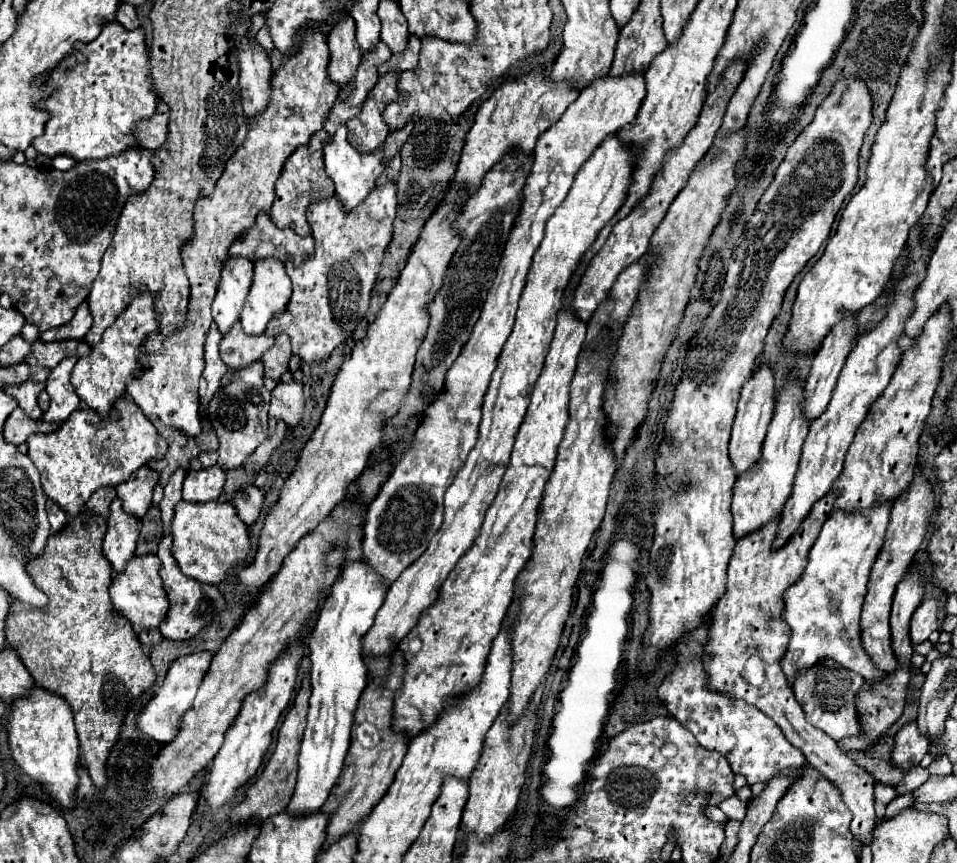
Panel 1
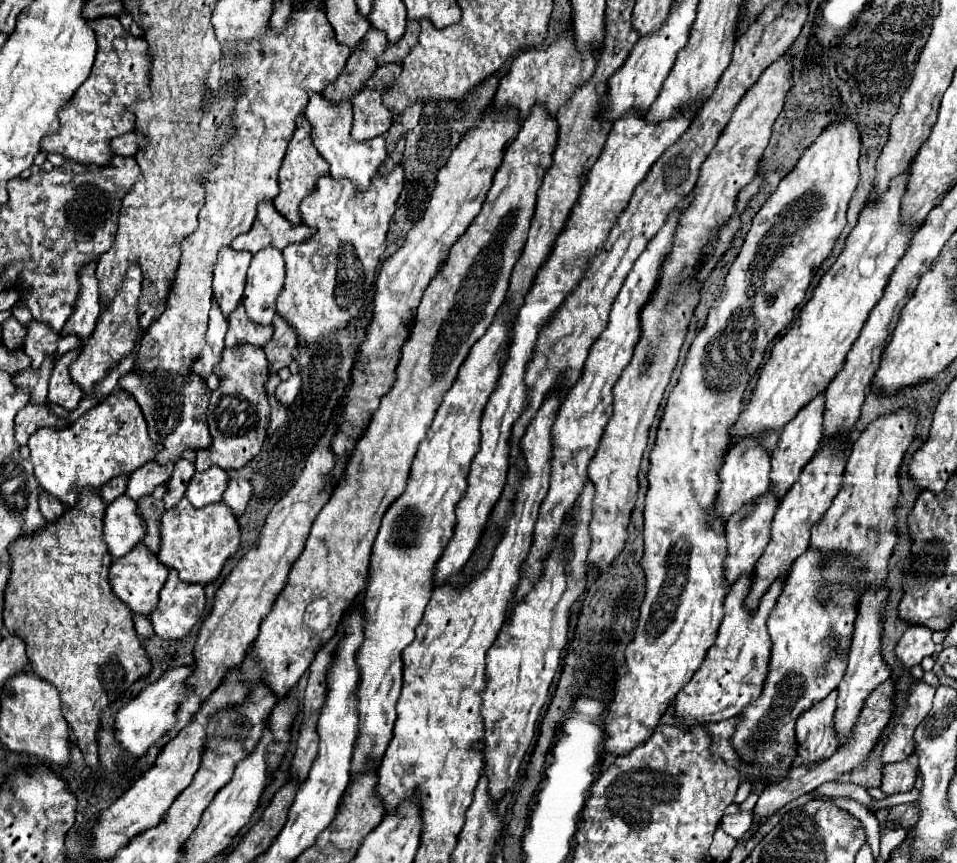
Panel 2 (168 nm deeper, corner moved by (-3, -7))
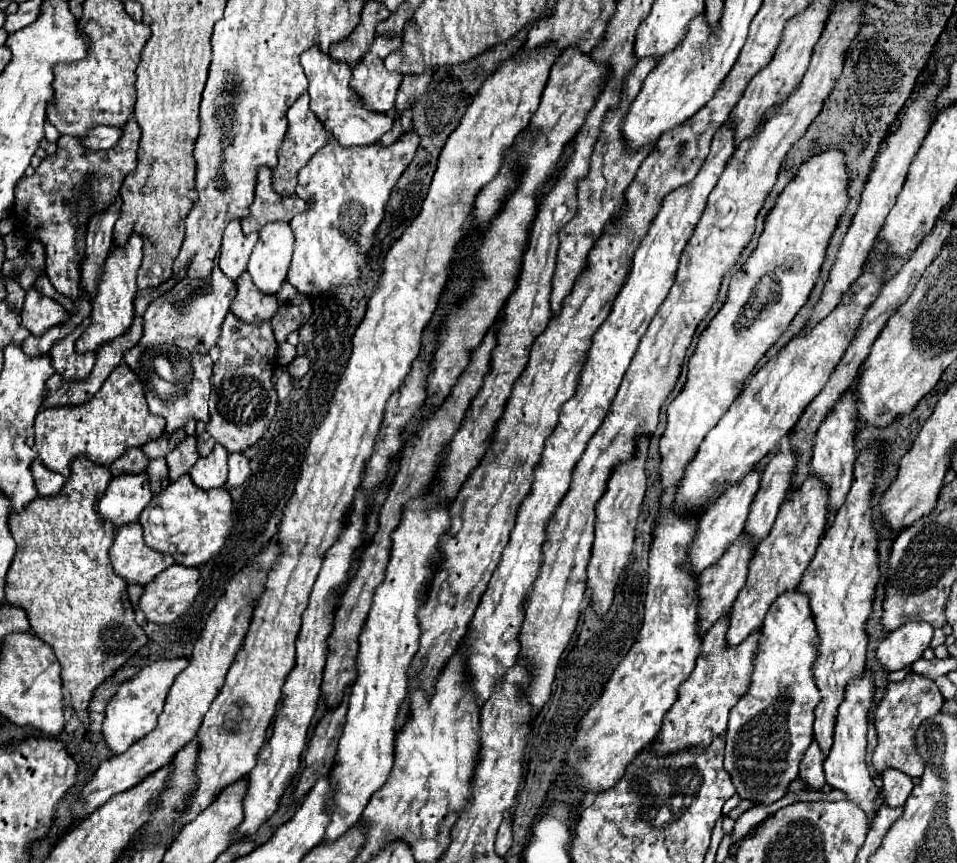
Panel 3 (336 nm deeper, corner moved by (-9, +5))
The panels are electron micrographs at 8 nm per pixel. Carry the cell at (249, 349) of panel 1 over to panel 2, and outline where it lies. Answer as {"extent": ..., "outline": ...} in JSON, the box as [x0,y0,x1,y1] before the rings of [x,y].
{"extent":[226,303,274,347],"outline":[[[238,303],[234,313],[230,313],[228,321],[230,321],[230,325],[228,325],[228,333],[226,333],[226,347],[236,347],[236,345],[244,345],[244,343],[264,347],[268,343],[268,339],[272,339],[274,327],[258,325],[254,321],[250,321],[242,303]]]}

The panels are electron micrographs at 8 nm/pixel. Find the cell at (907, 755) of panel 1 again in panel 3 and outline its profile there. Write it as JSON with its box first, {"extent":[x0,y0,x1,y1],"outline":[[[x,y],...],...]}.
{"extent":[882,769,914,807],"outline":[[[886,769],[886,773],[882,773],[882,781],[884,781],[882,791],[886,793],[886,805],[890,807],[904,805],[914,787],[912,777],[906,777],[906,773],[898,769]]]}

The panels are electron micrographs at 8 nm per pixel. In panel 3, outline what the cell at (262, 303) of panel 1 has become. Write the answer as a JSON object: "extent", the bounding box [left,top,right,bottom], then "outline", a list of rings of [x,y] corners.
{"extent":[248,221,294,295],"outline":[[[284,221],[270,223],[260,231],[260,239],[248,261],[248,273],[262,293],[276,295],[282,287],[292,259],[292,245],[294,235]]]}

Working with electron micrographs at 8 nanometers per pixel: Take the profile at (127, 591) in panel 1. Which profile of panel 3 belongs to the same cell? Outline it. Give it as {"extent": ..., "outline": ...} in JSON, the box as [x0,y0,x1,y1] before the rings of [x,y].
{"extent":[110,523,174,585],"outline":[[[138,523],[118,529],[110,547],[110,561],[116,575],[126,579],[130,585],[148,585],[158,573],[174,565],[170,555],[158,553],[146,545]]]}

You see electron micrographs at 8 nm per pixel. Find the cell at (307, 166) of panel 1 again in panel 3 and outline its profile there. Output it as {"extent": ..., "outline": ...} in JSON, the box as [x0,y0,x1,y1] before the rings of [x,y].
{"extent":[274,93,328,197],"outline":[[[302,93],[294,105],[288,109],[288,133],[286,139],[278,151],[278,167],[274,169],[274,189],[280,193],[280,197],[294,195],[298,171],[314,157],[316,151],[320,151],[324,145],[328,145],[328,133],[322,127],[322,123],[316,119],[316,115],[308,107],[308,93]]]}

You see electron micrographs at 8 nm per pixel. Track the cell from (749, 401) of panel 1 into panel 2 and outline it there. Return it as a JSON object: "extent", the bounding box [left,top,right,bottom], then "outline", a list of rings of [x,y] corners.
{"extent":[716,441,770,525],"outline":[[[742,441],[736,447],[732,447],[726,455],[726,461],[722,465],[720,473],[720,489],[716,495],[716,515],[726,525],[726,521],[744,509],[746,505],[756,503],[768,487],[770,487],[770,455],[762,449],[758,441]]]}

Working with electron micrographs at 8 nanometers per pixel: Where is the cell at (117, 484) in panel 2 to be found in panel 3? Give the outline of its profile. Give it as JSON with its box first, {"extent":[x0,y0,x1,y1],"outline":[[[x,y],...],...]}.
{"extent":[110,447,148,477],"outline":[[[134,447],[134,449],[128,449],[118,461],[114,461],[110,465],[110,471],[114,477],[118,477],[118,475],[126,475],[126,473],[134,473],[134,475],[142,473],[146,467],[148,467],[146,455],[142,453],[142,449]]]}

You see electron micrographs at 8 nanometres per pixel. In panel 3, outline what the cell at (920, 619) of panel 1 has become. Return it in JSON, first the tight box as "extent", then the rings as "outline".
{"extent":[876,621,932,671],"outline":[[[908,621],[880,643],[876,657],[888,671],[904,669],[922,657],[924,649],[930,647],[932,635],[932,625],[926,625],[924,621]]]}

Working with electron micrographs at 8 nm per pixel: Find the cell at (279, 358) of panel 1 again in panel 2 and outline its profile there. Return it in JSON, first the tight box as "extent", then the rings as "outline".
{"extent":[264,313,298,373],"outline":[[[278,313],[272,321],[274,325],[274,335],[272,339],[264,345],[268,363],[270,363],[270,373],[276,373],[282,367],[288,367],[290,361],[294,359],[296,347],[298,347],[298,335],[292,329],[288,321],[284,321]]]}

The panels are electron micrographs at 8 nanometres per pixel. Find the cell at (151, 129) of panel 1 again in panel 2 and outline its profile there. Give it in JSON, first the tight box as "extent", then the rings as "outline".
{"extent":[110,131,146,155],"outline":[[[130,131],[120,137],[114,137],[114,141],[110,141],[110,149],[114,155],[136,155],[140,145],[144,143],[146,139],[138,131]]]}

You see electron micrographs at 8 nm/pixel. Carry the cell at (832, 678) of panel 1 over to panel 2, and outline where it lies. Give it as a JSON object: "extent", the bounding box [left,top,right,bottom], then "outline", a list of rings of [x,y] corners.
{"extent":[796,691,838,765],"outline":[[[832,691],[824,701],[816,703],[812,709],[804,711],[804,715],[798,719],[796,741],[802,765],[824,761],[832,757],[834,751],[838,749],[838,741],[832,727],[834,709],[836,709],[836,691]]]}

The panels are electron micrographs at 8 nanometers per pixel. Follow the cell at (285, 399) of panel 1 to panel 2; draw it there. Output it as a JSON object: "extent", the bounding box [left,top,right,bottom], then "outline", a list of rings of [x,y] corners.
{"extent":[276,375,300,405],"outline":[[[290,375],[290,379],[282,381],[276,389],[276,399],[282,403],[282,405],[292,405],[294,397],[298,395],[300,391],[300,375]]]}

